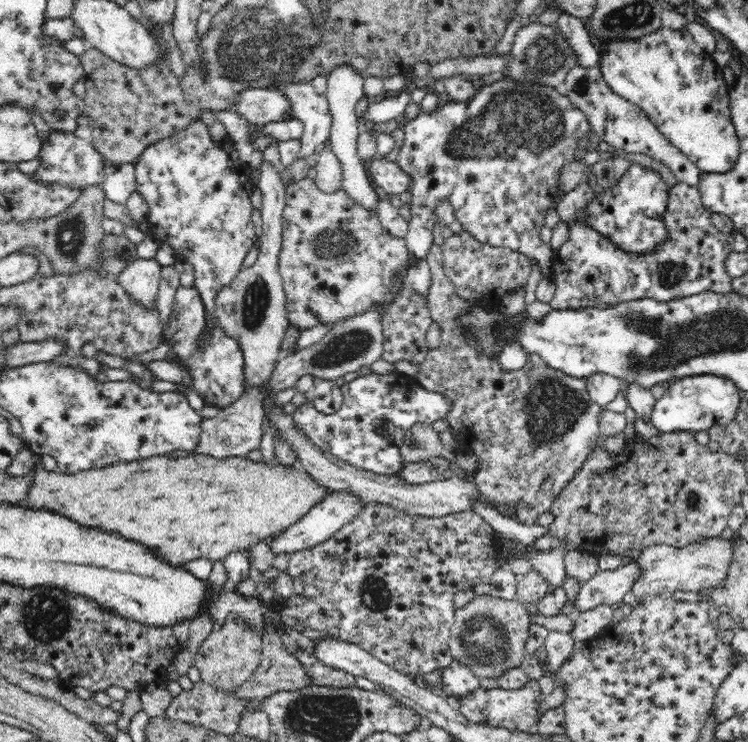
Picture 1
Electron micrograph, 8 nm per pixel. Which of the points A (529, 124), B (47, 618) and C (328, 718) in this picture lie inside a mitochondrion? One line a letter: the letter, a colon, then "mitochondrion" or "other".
A: mitochondrion
B: mitochondrion
C: mitochondrion

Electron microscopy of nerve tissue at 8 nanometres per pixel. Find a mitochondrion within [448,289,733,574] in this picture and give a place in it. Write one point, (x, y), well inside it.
(553, 409)

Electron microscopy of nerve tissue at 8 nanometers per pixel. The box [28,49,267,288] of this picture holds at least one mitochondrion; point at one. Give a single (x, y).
(70, 236)

